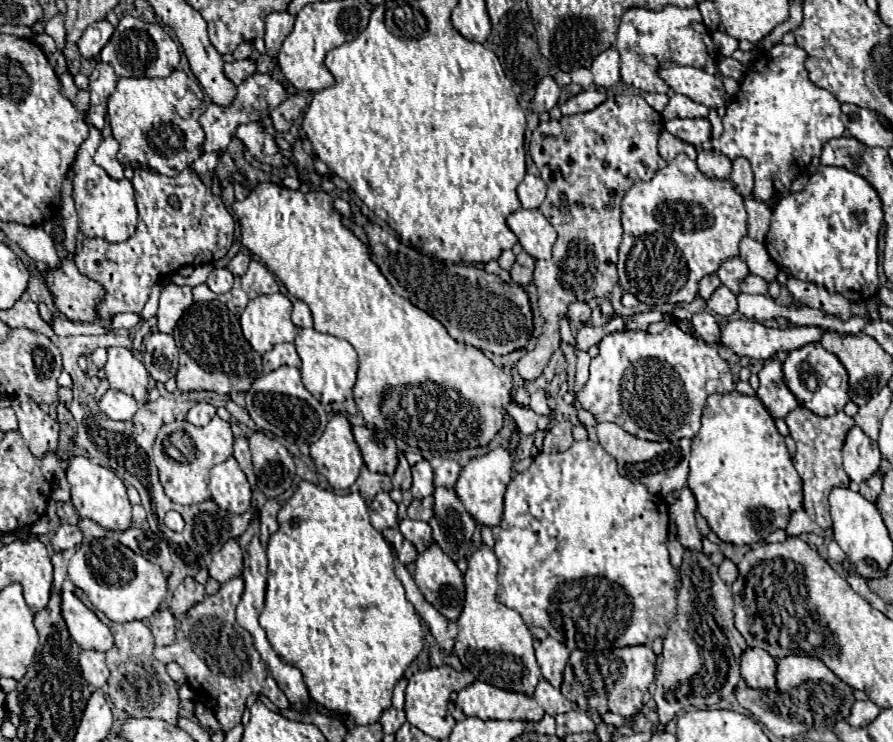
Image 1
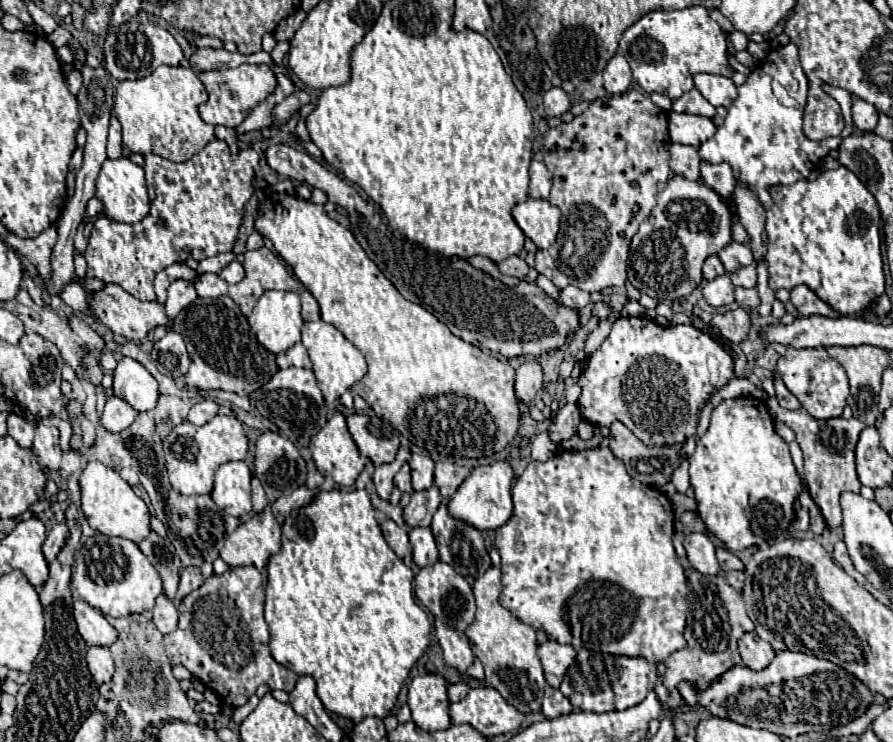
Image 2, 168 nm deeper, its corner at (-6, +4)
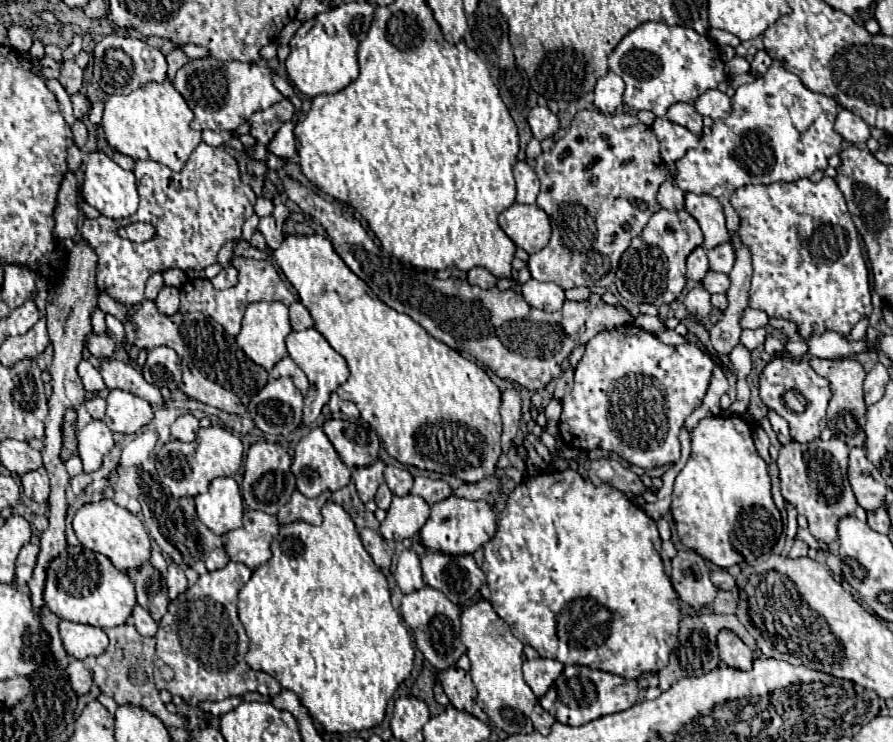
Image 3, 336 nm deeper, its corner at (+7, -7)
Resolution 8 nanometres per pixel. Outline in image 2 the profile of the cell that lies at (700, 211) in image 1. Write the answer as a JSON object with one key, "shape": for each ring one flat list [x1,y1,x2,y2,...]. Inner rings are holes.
{"shape":[[674,175,668,181,668,185,658,193,658,205,652,209,650,217,640,225,638,233,632,239,630,271,628,271,630,283,640,293,646,293,658,301,688,297,702,281,704,259,718,253,724,245,732,241,730,227,732,227,732,209,718,197,718,193,714,193,702,181,688,181,680,175]]}

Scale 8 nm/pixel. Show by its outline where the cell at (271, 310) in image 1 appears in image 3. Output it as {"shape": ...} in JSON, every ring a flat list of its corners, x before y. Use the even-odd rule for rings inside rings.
{"shape":[[253,302,245,310,243,316,243,326,241,332,237,334,237,344,243,348,243,352,259,366,265,370,271,370,273,364,277,364,285,354,285,338,289,336,291,326,289,326,289,310,281,302]]}

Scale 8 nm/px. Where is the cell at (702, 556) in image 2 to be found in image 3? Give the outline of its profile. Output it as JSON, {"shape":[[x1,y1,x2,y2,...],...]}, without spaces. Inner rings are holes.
{"shape":[[691,550,679,552,673,558,671,582,679,598,695,610,707,608,715,600,717,588,709,580,709,568,705,566,705,560]]}

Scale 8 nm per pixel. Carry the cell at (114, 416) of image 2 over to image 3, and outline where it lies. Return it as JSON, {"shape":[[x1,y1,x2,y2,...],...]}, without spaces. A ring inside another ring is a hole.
{"shape":[[91,420,79,434,79,456,85,472,93,472,101,466,103,456,115,446,113,432,103,420]]}

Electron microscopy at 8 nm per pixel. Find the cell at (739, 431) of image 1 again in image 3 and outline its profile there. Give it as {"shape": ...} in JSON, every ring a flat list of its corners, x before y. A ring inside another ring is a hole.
{"shape":[[709,416,703,418,697,428,691,432,691,456,685,468,675,478,671,514,677,526,677,534,683,546,695,550,703,558,711,560,721,568,729,568,739,558,739,546,753,552,753,556,761,556,771,552,775,546,783,524,781,514,773,504,771,496,771,476,765,460,757,454,753,444,753,432,749,424,739,416]]}

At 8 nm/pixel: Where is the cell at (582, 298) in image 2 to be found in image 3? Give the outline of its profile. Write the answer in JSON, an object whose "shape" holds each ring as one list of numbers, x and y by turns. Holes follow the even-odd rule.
{"shape":[[533,278,521,286,521,294,533,308,545,312,557,312,565,304,565,292,557,284,543,284]]}

